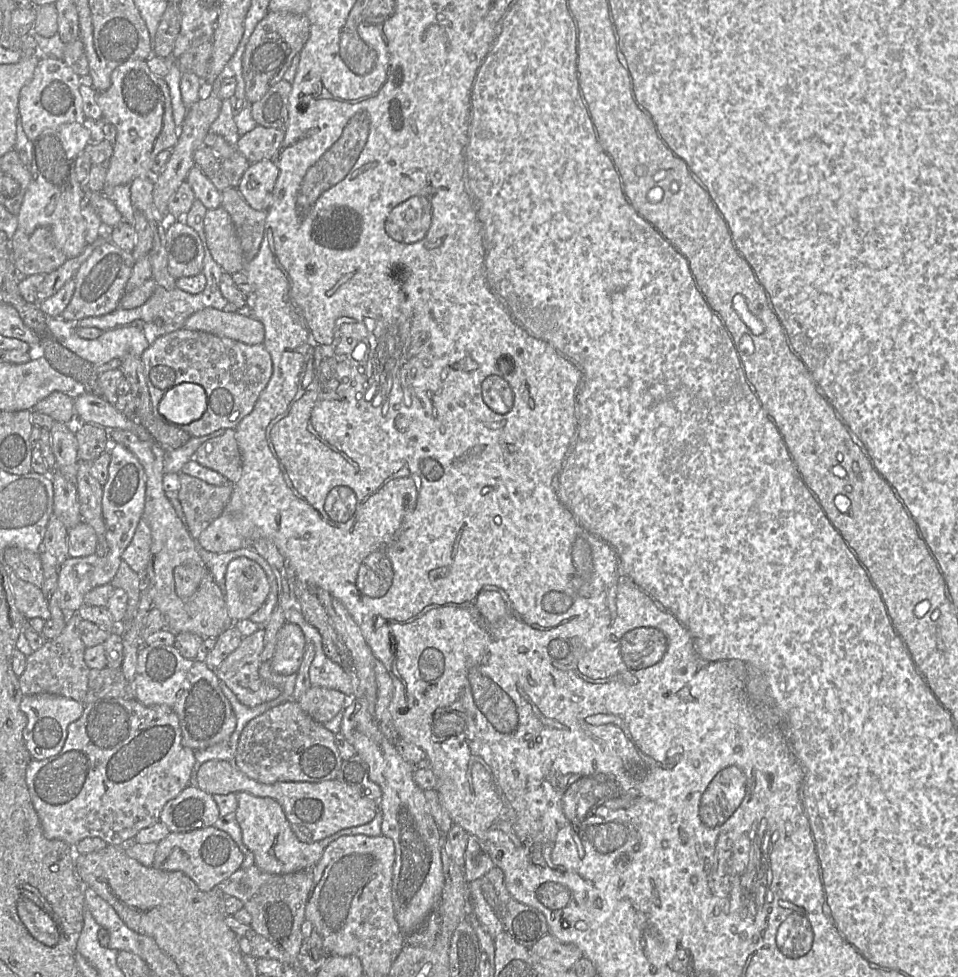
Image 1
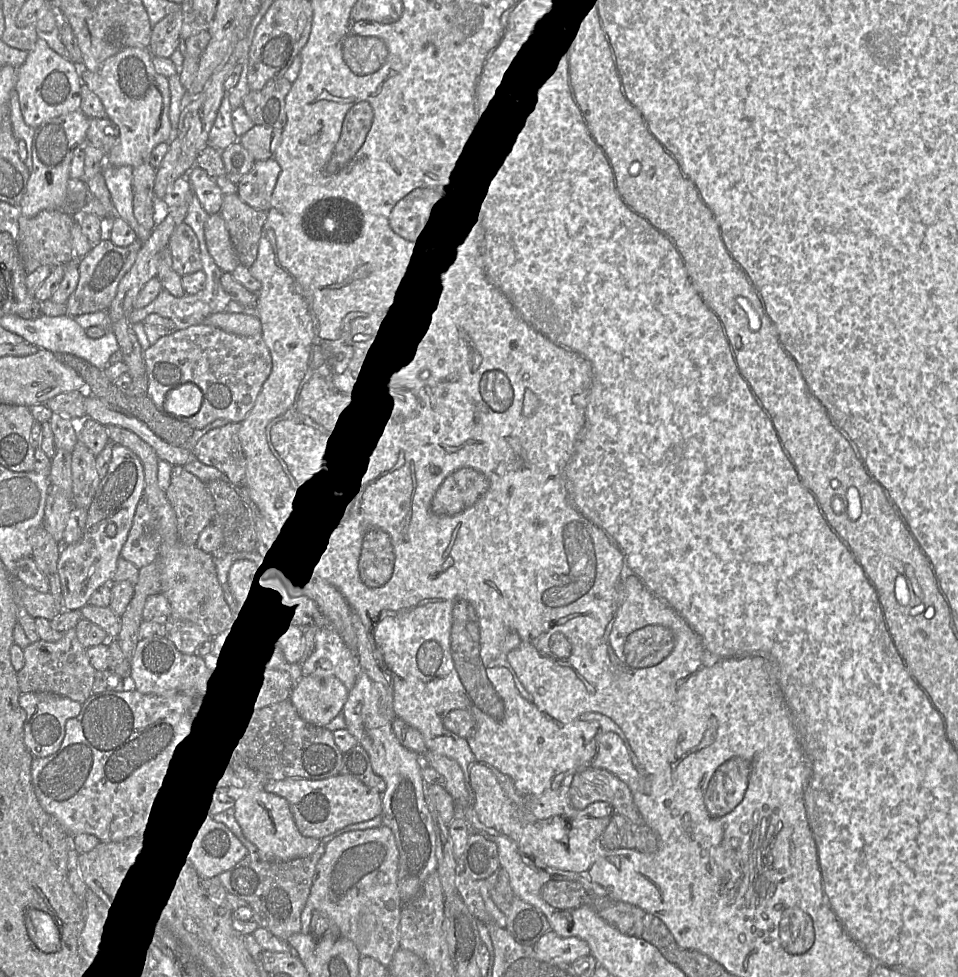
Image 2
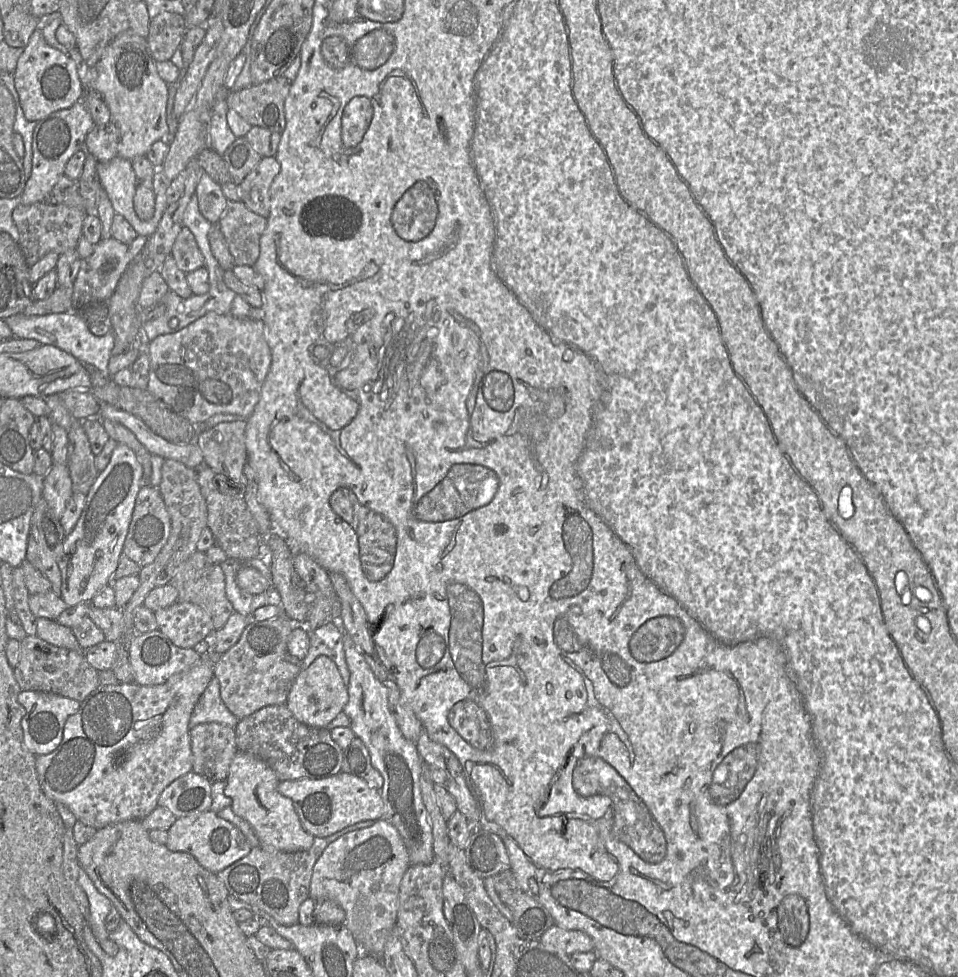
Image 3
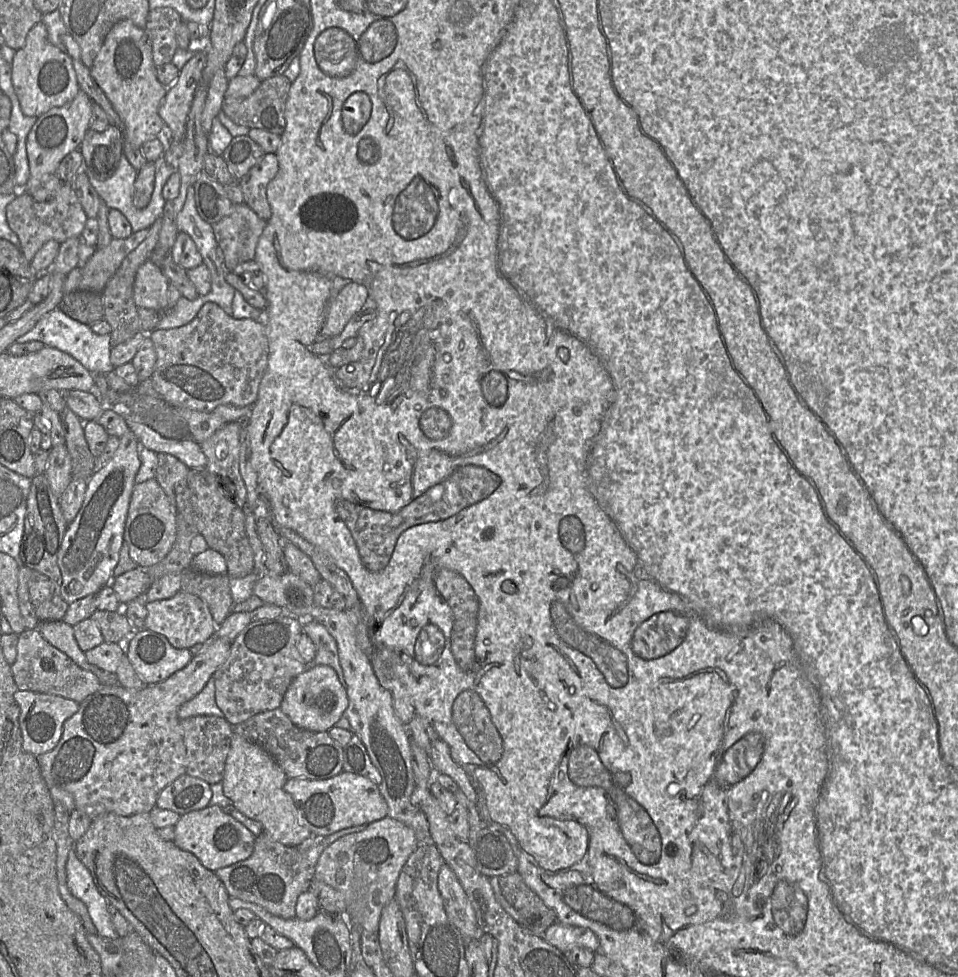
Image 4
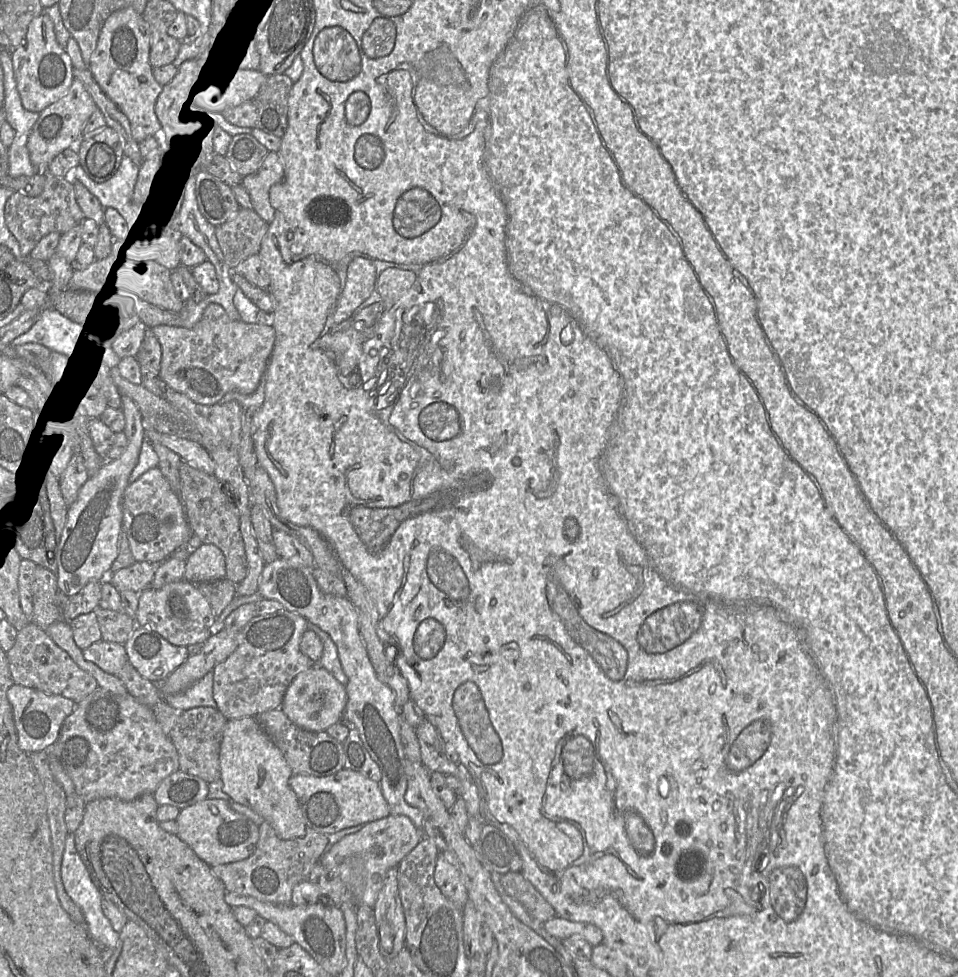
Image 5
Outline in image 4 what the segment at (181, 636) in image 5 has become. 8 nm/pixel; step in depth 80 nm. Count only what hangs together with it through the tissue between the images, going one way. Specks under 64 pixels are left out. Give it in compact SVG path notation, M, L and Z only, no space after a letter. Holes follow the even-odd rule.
M179 591L169 599L145 603L145 607L147 610L145 628L165 636L176 649L189 649L215 637L218 626L208 606L193 594Z

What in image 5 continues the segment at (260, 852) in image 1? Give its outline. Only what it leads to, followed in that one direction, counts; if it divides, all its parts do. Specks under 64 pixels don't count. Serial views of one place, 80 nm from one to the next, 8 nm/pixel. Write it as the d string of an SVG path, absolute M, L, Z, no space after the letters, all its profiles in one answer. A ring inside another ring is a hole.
M255 717L227 720L223 729L219 761L223 792L234 802L245 805L262 816L282 840L305 836L307 827L304 817L296 794L289 786L293 771Z

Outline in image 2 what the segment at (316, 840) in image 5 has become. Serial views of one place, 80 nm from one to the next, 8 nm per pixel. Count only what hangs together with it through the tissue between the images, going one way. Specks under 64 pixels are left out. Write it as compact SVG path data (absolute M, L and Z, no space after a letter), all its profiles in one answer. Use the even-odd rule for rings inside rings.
M321 842L316 851L304 858L287 861L267 861L259 854L250 853L231 869L217 877L228 894L247 903L253 911L253 920L281 940L301 932L301 913L308 901L315 869L326 849Z

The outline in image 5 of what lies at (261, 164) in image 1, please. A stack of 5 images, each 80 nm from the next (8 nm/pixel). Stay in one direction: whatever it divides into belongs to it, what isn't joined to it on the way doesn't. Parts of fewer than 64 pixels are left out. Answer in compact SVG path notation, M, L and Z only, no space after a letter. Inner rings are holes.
M270 152L259 169L243 177L242 185L250 195L252 209L267 223L274 219L274 208L270 205L269 191L284 178L284 166L278 152Z

